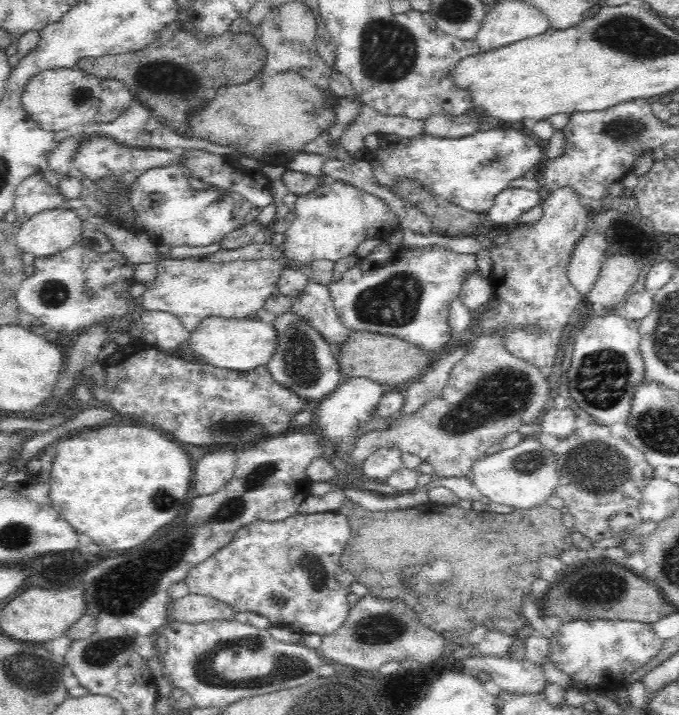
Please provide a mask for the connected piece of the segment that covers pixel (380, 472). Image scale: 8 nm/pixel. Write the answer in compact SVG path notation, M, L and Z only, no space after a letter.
M380 448L365 458L360 466L362 474L368 482L376 482L376 484L386 484L394 472L396 472L402 464L401 454L397 448Z

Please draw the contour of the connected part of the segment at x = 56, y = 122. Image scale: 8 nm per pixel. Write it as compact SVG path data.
M54 68L30 80L24 88L21 103L30 118L48 132L78 130L94 121L101 97L101 79L78 68Z

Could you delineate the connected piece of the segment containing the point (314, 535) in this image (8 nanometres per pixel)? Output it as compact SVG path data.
M298 512L284 520L256 521L241 528L228 544L193 566L183 581L190 594L209 596L230 605L238 614L254 613L269 620L271 626L288 627L301 634L328 636L342 626L351 609L348 605L349 591L341 587L336 576L341 552L350 537L346 517L336 512Z

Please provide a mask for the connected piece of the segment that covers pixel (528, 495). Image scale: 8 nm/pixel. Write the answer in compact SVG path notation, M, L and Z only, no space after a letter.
M534 435L524 437L514 448L502 449L494 454L483 456L470 467L468 476L471 486L478 494L486 496L490 502L530 510L540 501L545 501L557 483L557 464L550 450L544 448Z

